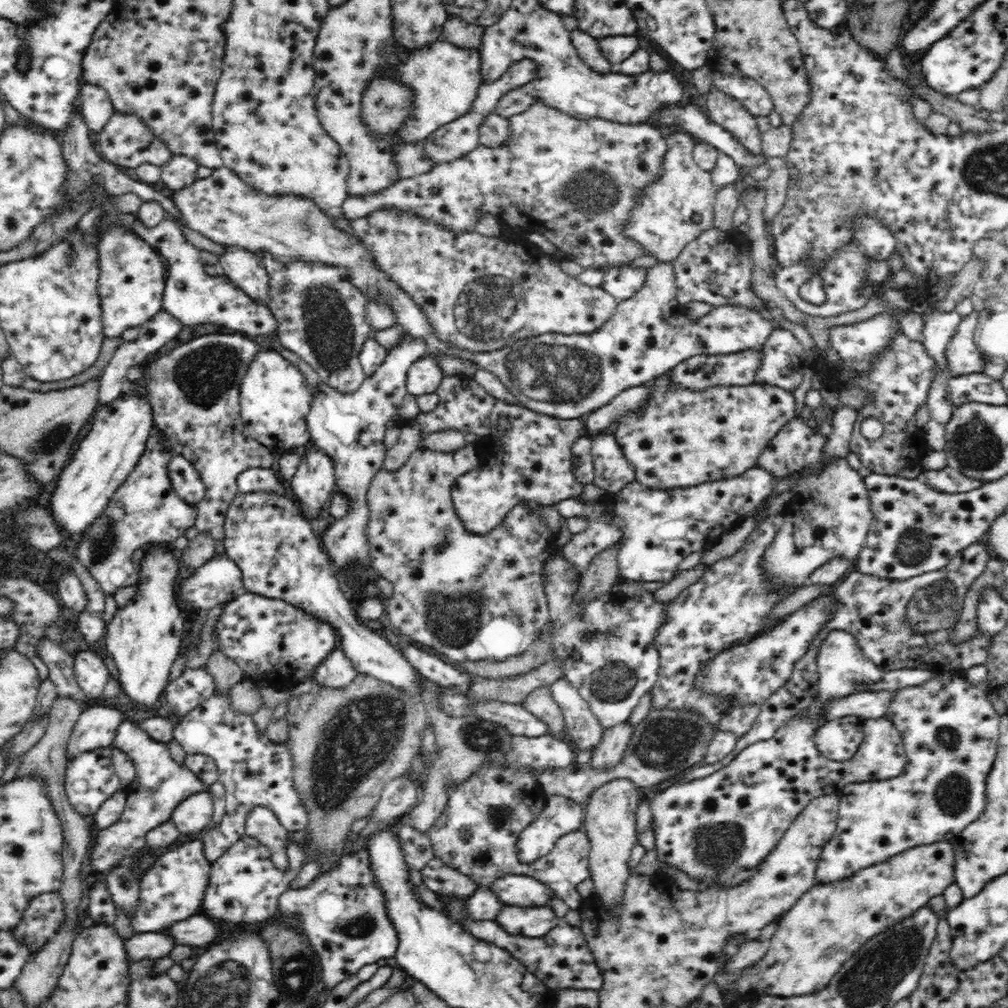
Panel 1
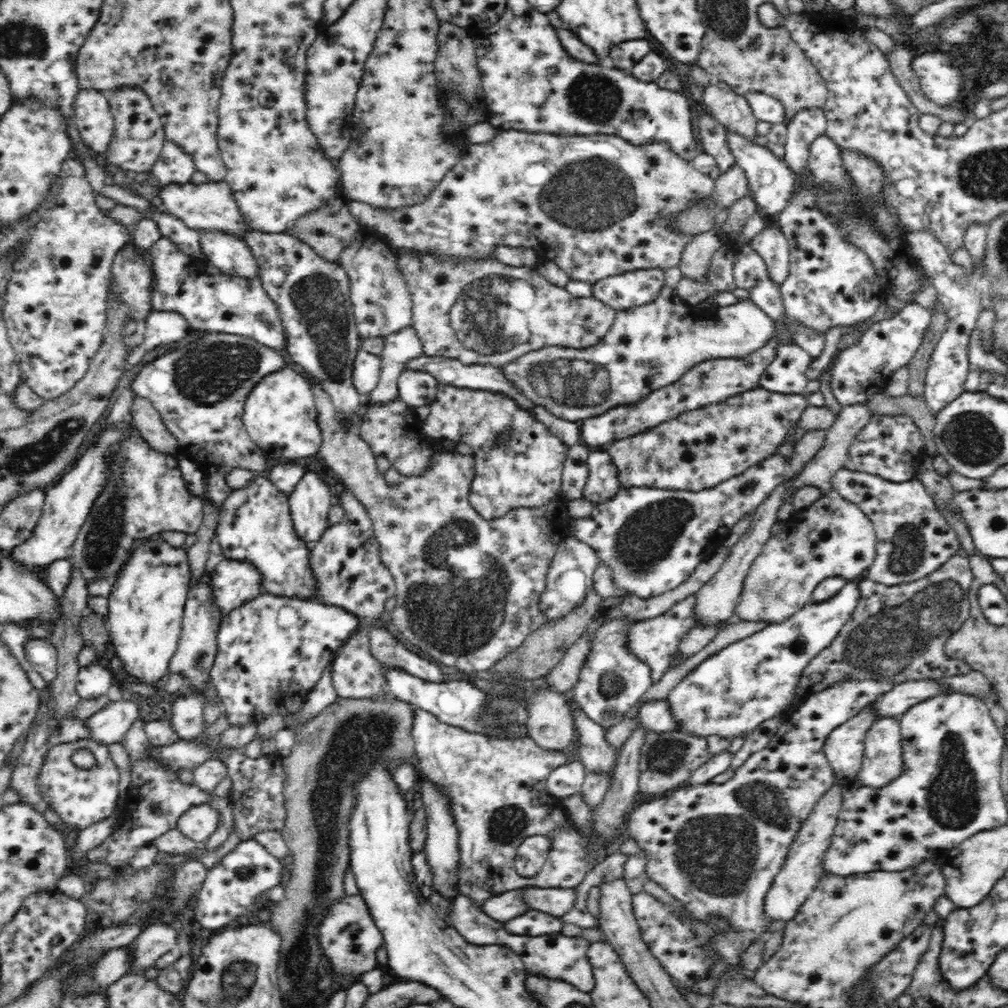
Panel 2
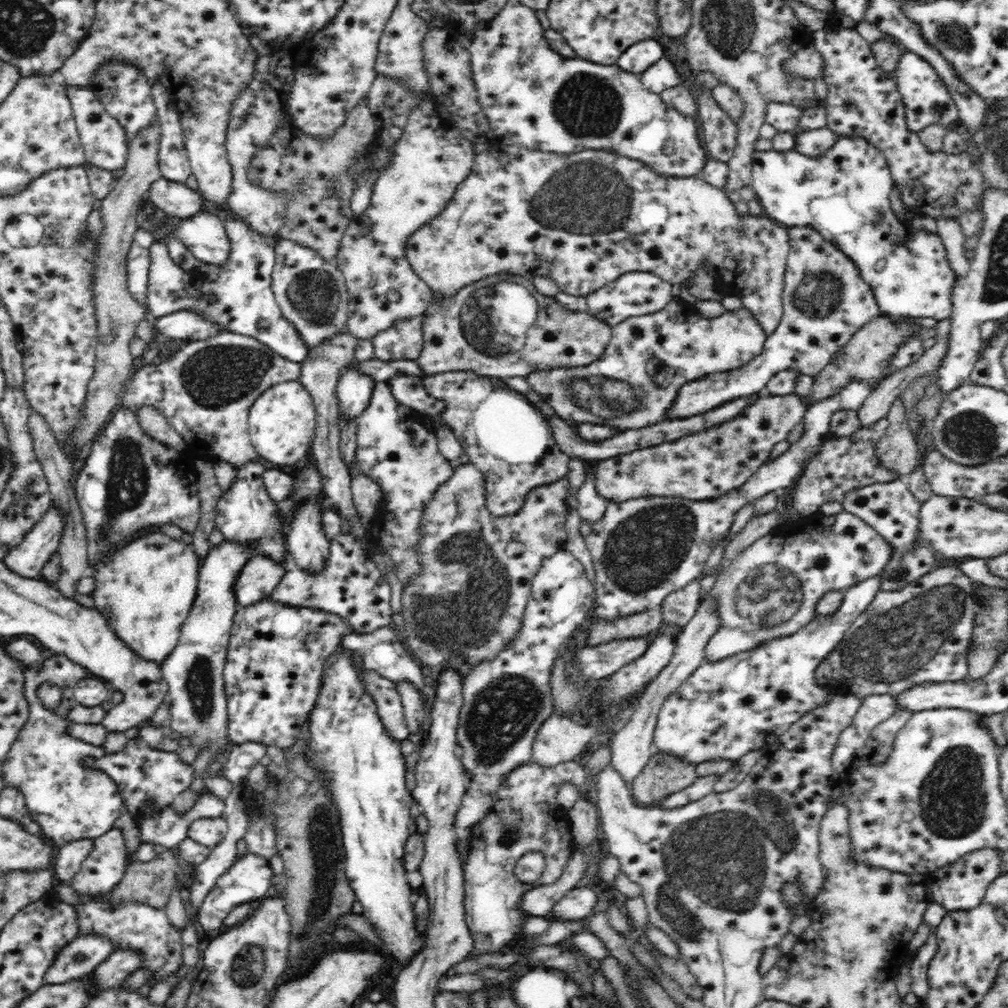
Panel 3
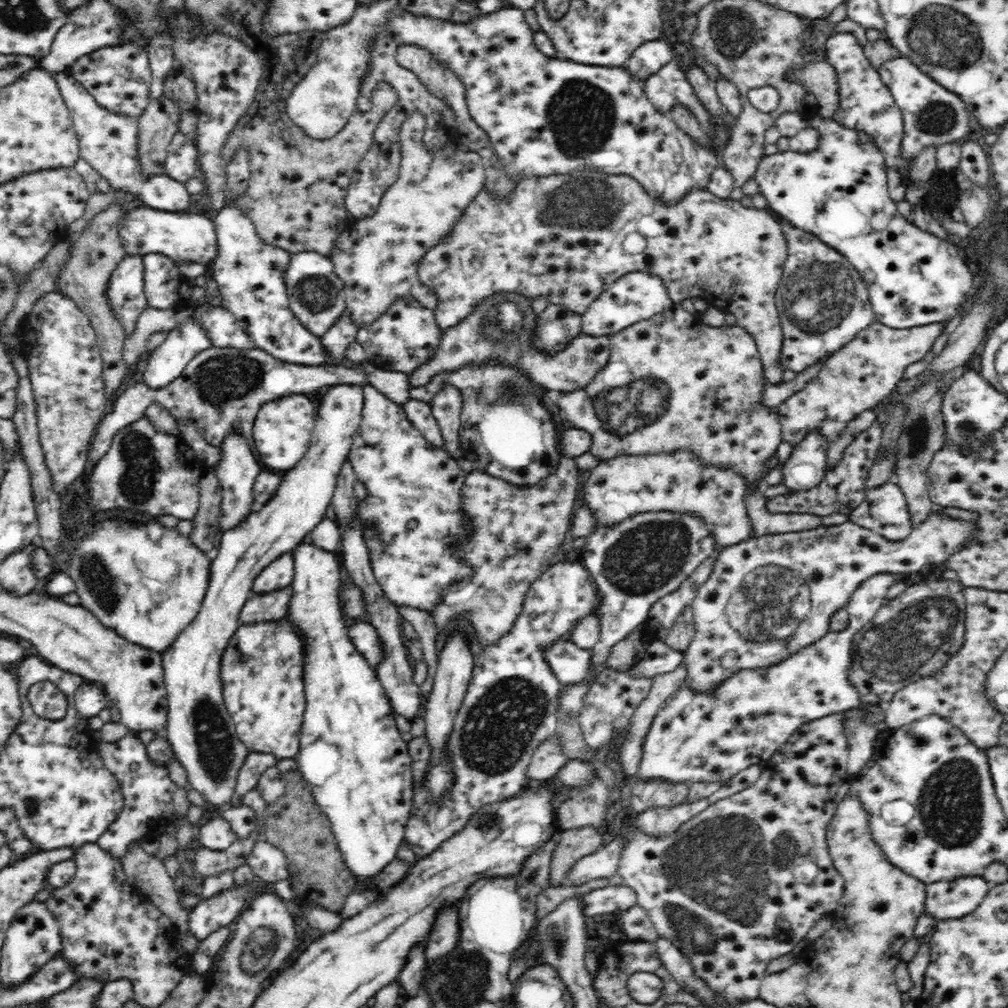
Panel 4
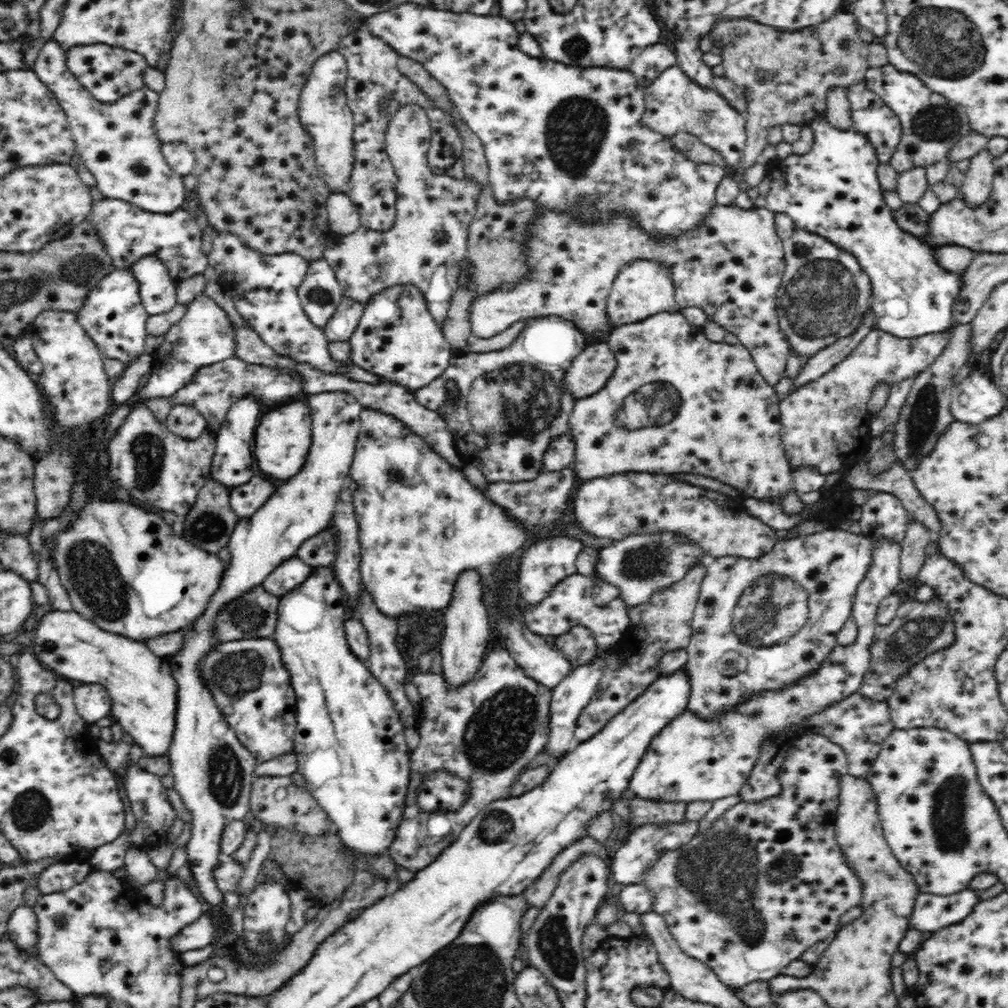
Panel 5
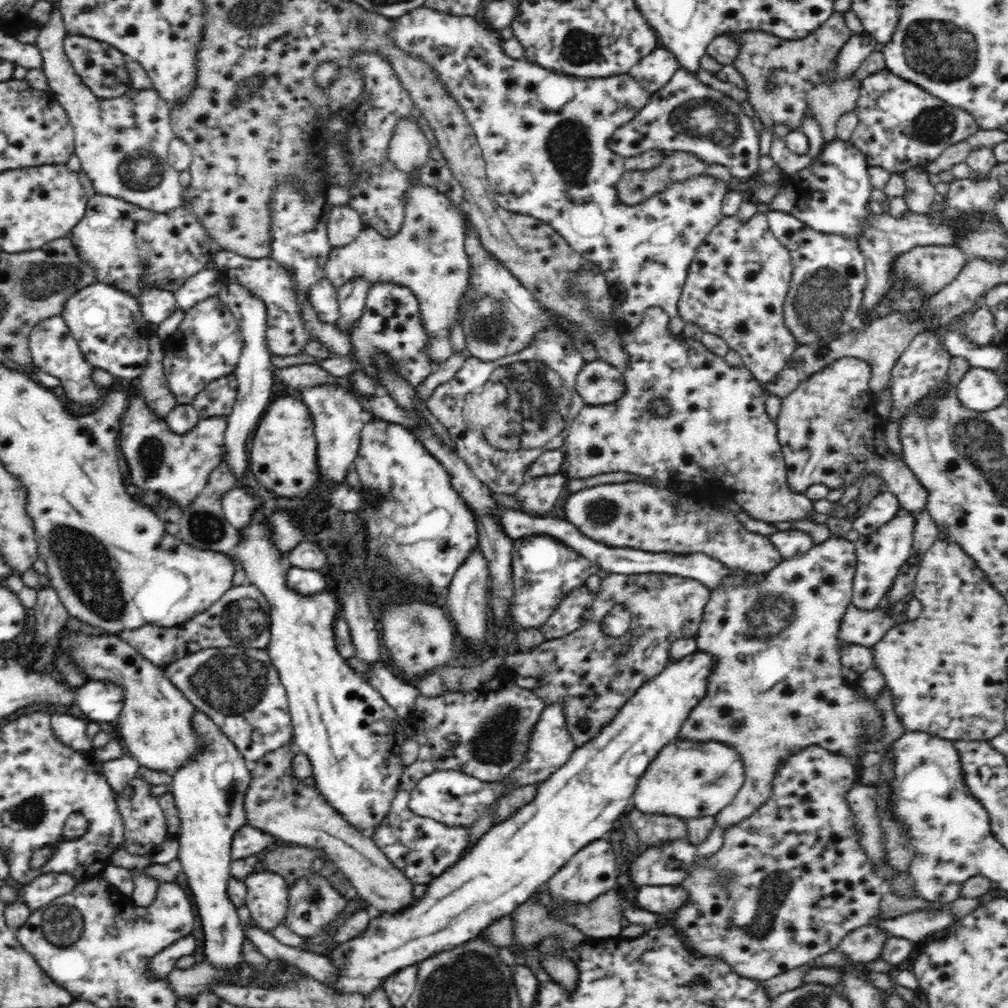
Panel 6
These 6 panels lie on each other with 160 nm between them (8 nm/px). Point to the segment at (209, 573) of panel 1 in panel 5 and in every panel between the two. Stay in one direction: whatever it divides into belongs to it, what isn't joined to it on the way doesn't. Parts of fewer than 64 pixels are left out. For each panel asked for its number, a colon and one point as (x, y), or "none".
2: (233, 583)
3: (261, 575)
4: (278, 575)
5: (290, 574)

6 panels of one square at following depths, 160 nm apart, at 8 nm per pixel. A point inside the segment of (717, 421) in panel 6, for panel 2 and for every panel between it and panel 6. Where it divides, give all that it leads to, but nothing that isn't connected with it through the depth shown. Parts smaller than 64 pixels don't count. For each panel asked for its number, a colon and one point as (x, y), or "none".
2: (648, 347)
3: (634, 383)
4: (665, 389)
5: (678, 402)

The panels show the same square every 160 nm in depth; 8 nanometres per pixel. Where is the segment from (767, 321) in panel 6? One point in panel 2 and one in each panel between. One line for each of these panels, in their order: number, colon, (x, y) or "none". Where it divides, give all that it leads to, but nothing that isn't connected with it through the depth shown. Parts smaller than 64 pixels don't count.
2: (589, 202)
3: (528, 212)
4: (560, 237)
5: (731, 266)

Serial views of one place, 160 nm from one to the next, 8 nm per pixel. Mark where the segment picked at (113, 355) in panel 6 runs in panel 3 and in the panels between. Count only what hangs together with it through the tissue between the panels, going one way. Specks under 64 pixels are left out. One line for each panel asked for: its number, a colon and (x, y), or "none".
3: (138, 259)
4: (125, 290)
5: (113, 316)

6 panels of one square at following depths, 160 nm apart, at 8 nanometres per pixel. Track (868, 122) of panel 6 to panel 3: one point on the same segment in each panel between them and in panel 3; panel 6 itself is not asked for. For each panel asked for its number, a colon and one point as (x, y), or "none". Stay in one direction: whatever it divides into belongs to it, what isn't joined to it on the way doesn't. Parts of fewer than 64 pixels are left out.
3: (926, 100)
4: (932, 116)
5: (931, 124)

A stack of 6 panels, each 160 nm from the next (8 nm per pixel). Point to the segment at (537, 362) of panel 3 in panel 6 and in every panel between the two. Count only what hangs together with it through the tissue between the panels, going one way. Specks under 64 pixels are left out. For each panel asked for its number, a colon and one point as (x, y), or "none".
4: (500, 330)
5: (594, 366)
6: (599, 384)

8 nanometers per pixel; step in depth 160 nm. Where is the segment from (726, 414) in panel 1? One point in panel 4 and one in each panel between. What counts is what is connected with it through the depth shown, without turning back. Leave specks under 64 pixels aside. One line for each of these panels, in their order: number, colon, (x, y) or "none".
2: (699, 450)
3: (708, 464)
4: (616, 490)

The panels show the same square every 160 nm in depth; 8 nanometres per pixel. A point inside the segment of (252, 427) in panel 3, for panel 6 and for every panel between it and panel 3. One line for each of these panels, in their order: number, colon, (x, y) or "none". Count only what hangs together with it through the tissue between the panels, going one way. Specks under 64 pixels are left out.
4: (283, 429)
5: (283, 437)
6: (283, 456)

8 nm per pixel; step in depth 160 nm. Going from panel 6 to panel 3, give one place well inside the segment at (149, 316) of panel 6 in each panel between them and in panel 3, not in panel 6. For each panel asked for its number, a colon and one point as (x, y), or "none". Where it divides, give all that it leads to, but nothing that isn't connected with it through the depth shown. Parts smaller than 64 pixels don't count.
3: (241, 300)
4: (161, 276)
5: (157, 290)

